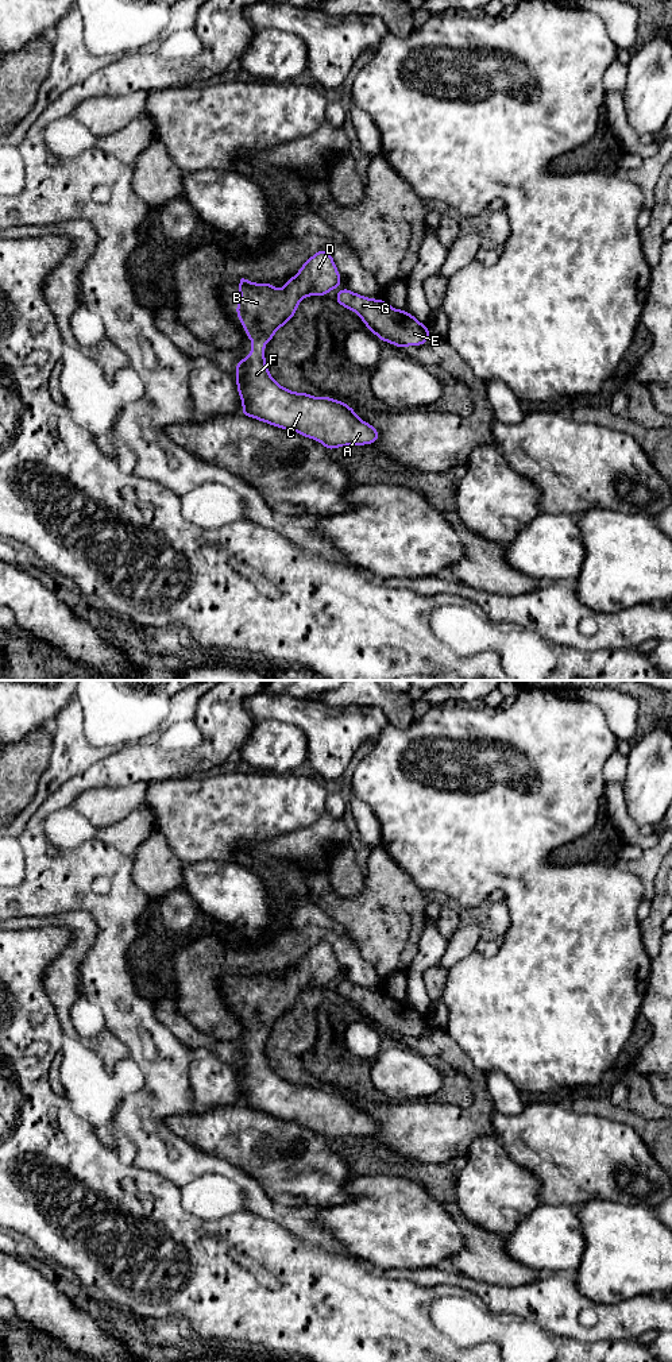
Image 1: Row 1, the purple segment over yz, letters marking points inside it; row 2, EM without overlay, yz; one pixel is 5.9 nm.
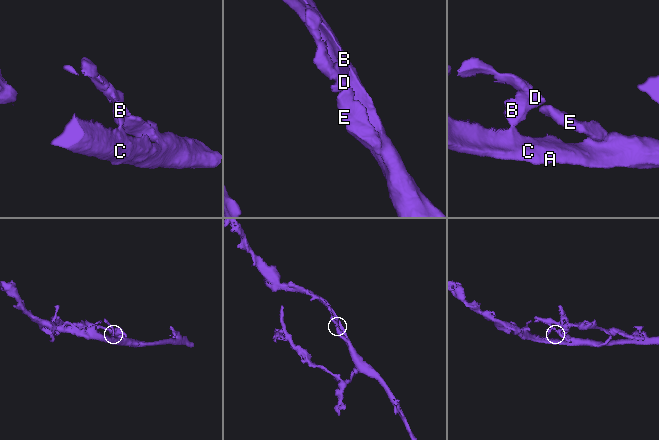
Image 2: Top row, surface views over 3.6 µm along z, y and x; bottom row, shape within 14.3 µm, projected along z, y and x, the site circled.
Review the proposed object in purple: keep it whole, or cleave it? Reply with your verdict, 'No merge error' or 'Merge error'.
No merge error

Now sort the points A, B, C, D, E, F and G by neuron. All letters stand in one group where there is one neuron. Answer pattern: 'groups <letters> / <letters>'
groups A B C D E F G

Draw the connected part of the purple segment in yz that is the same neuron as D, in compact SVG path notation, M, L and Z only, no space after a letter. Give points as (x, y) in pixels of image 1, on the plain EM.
M325 941L317 942L282 980L277 980L271 975L248 973L246 968L237 968L237 972L242 976L239 977L240 991L236 1004L248 1030L254 1034L250 1046L236 1054L235 1058L239 1088L243 1092L242 1106L278 1119L296 1122L305 1128L323 1134L327 1141L375 1134L379 1128L378 1122L360 1111L355 1106L355 1100L327 1087L316 1089L312 1085L290 1083L271 1069L266 1057L264 1035L273 1030L277 1020L296 1006L300 992L308 987L324 988L341 975L331 945Z

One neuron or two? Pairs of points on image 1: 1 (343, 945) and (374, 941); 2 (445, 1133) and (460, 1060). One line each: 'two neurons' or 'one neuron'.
1: two neurons
2: one neuron

